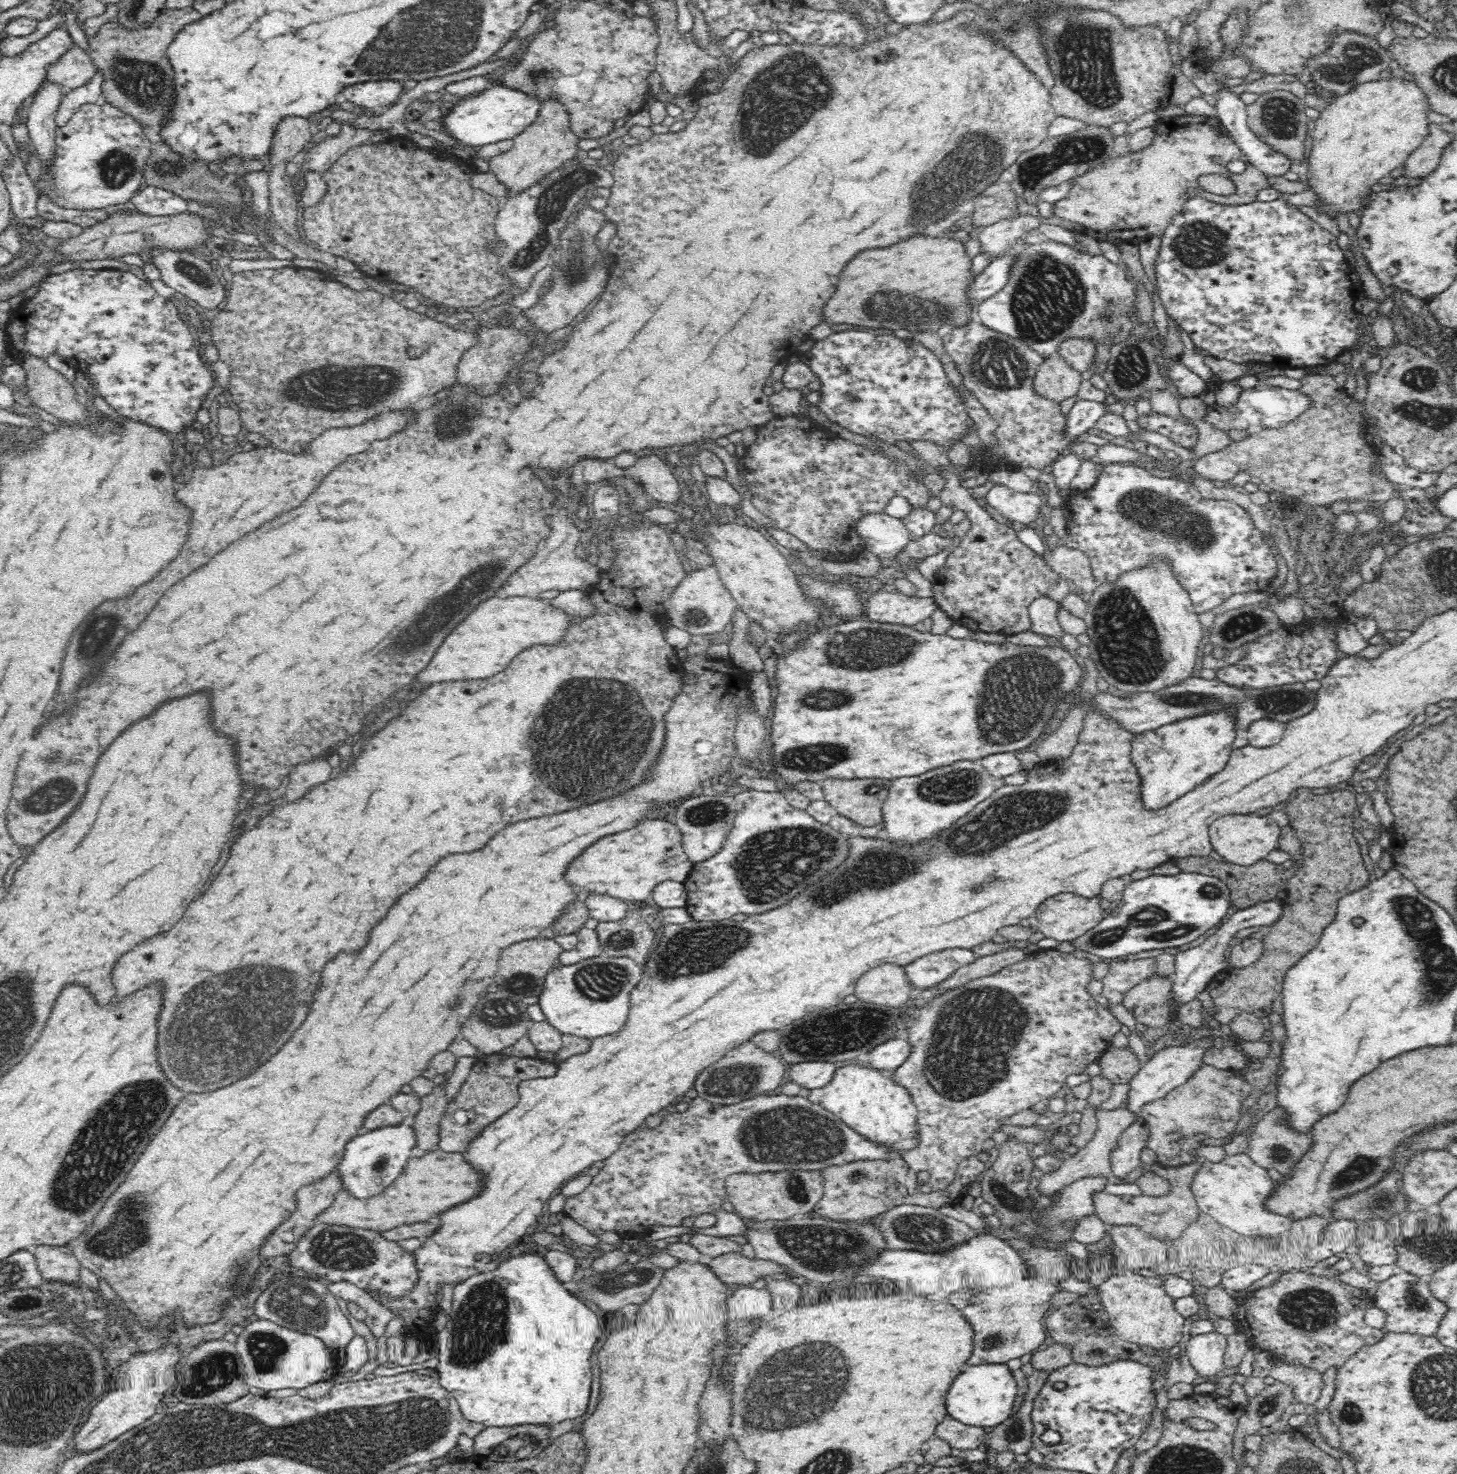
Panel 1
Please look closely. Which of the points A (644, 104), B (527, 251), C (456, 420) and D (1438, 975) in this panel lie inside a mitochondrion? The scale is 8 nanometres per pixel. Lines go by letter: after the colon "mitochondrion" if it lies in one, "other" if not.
A: other
B: mitochondrion
C: mitochondrion
D: mitochondrion

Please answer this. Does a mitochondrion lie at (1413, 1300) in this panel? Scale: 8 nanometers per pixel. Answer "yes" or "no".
yes

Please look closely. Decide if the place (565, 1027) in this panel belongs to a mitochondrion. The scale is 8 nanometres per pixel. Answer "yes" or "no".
no

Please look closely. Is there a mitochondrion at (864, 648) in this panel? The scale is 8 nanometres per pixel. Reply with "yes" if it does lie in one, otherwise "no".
yes

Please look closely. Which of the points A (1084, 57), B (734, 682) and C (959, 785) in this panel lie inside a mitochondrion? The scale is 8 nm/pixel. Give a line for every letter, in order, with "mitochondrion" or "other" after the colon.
A: mitochondrion
B: other
C: mitochondrion

